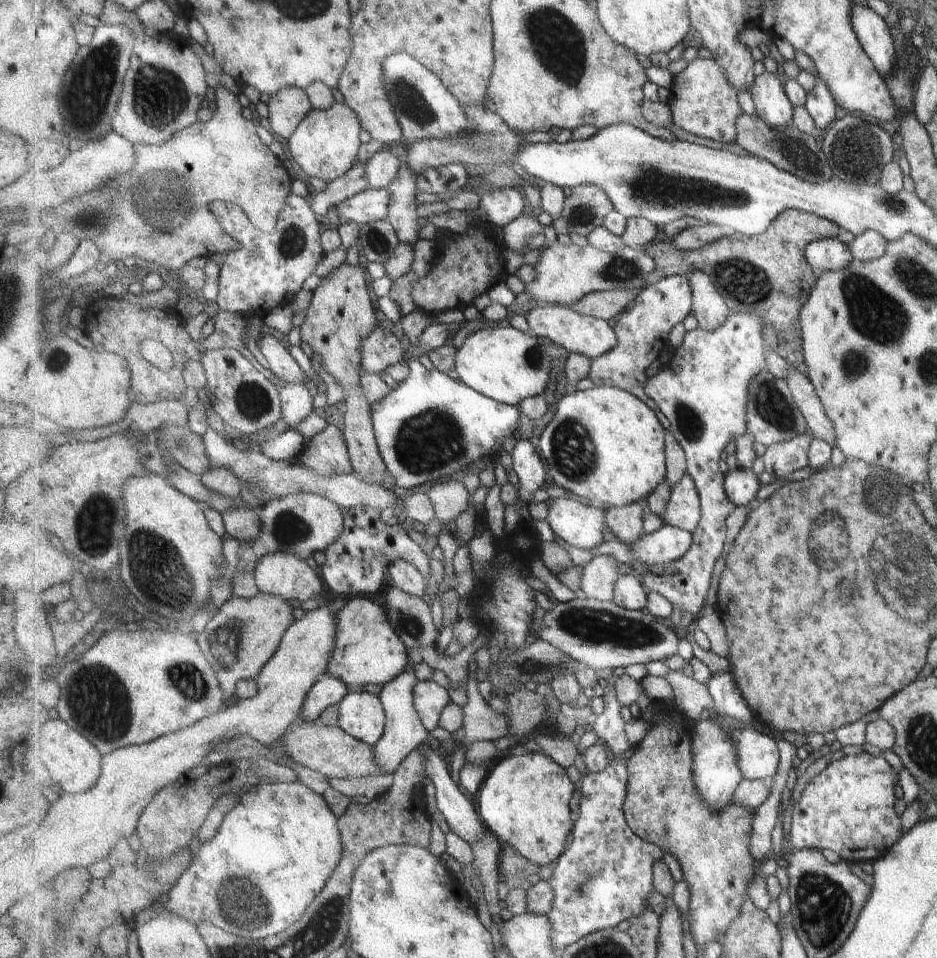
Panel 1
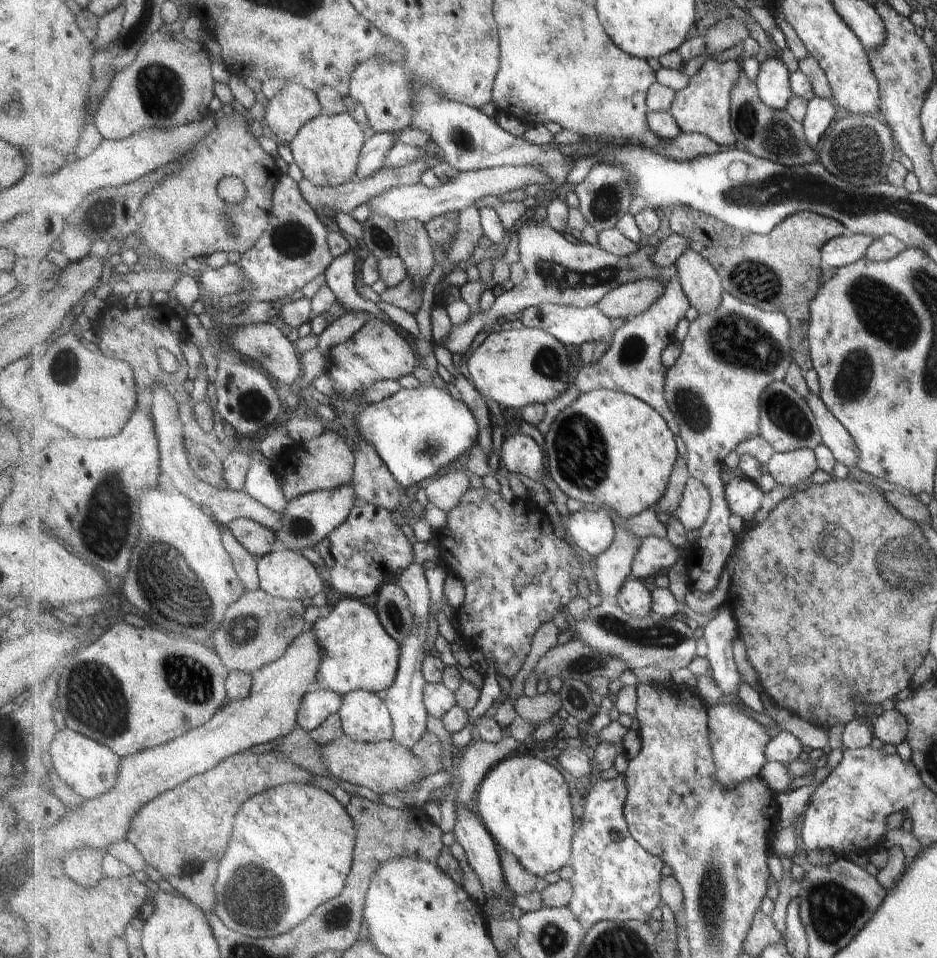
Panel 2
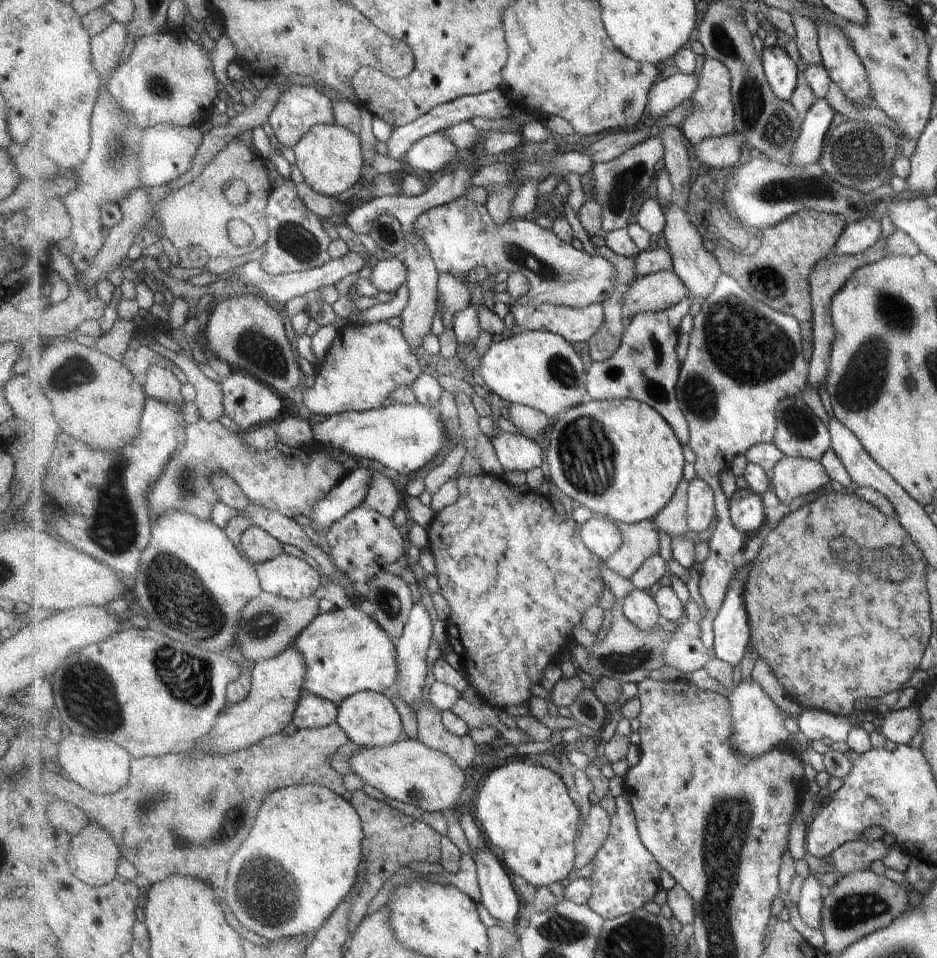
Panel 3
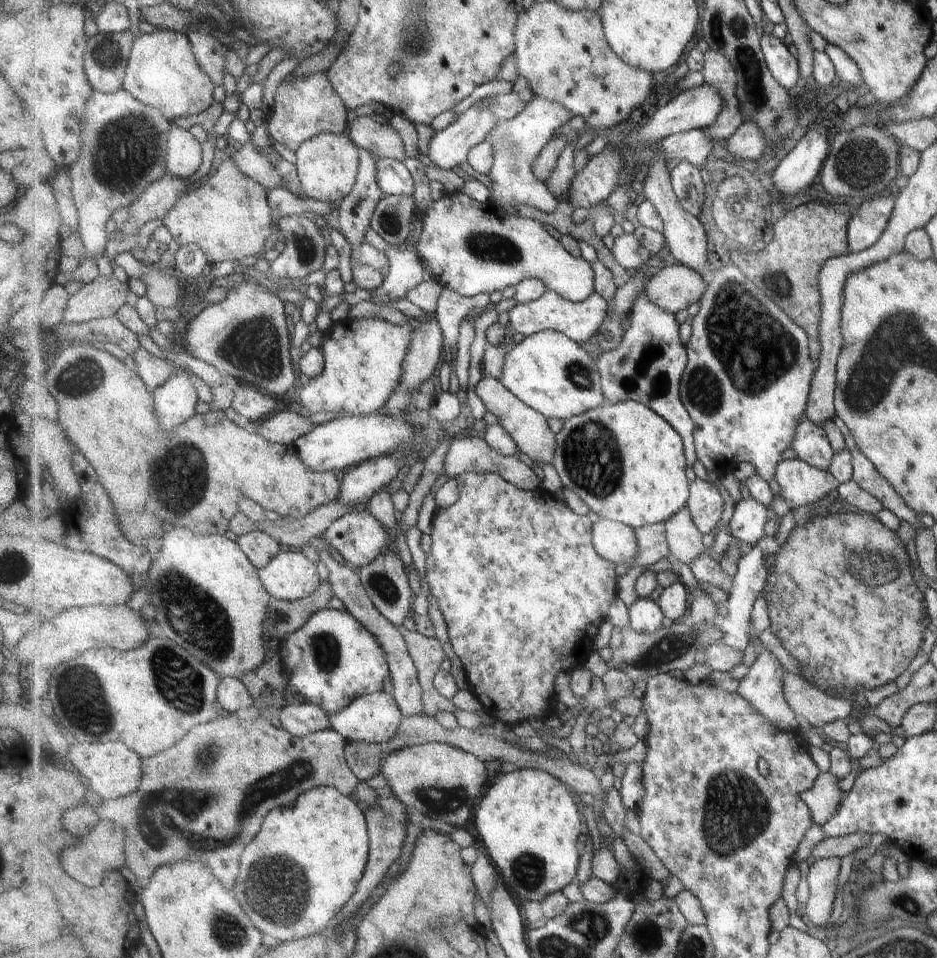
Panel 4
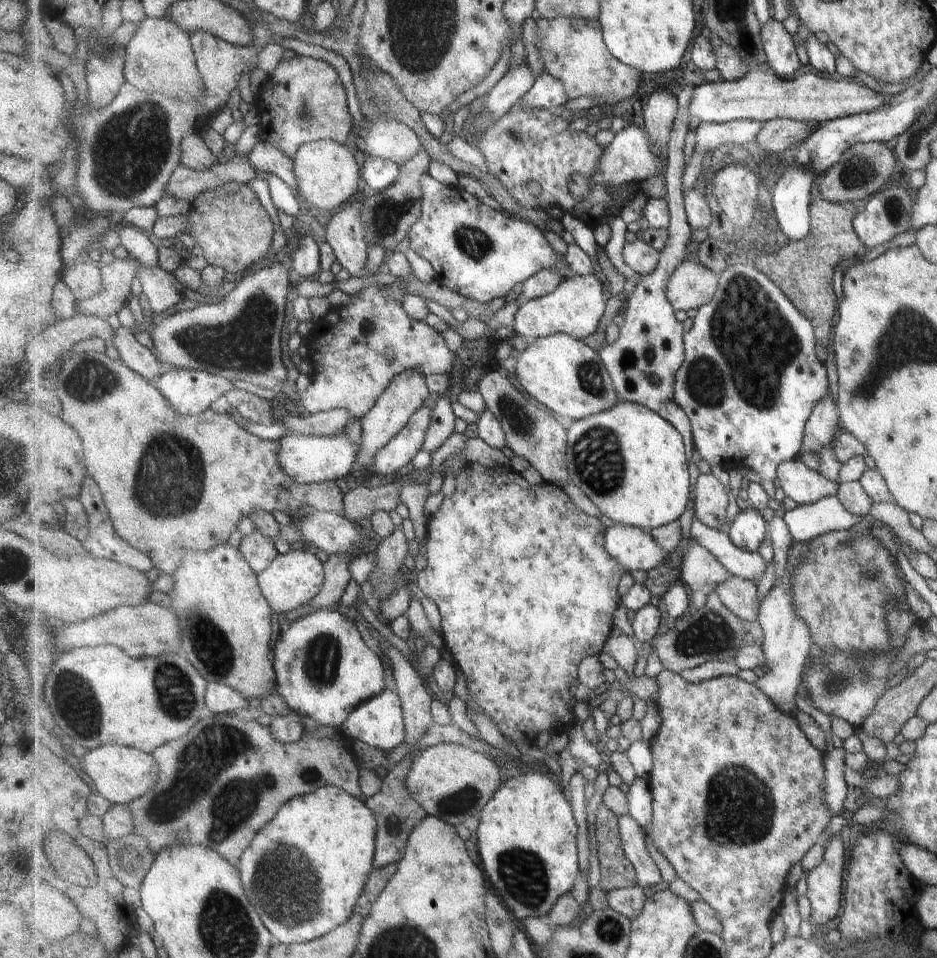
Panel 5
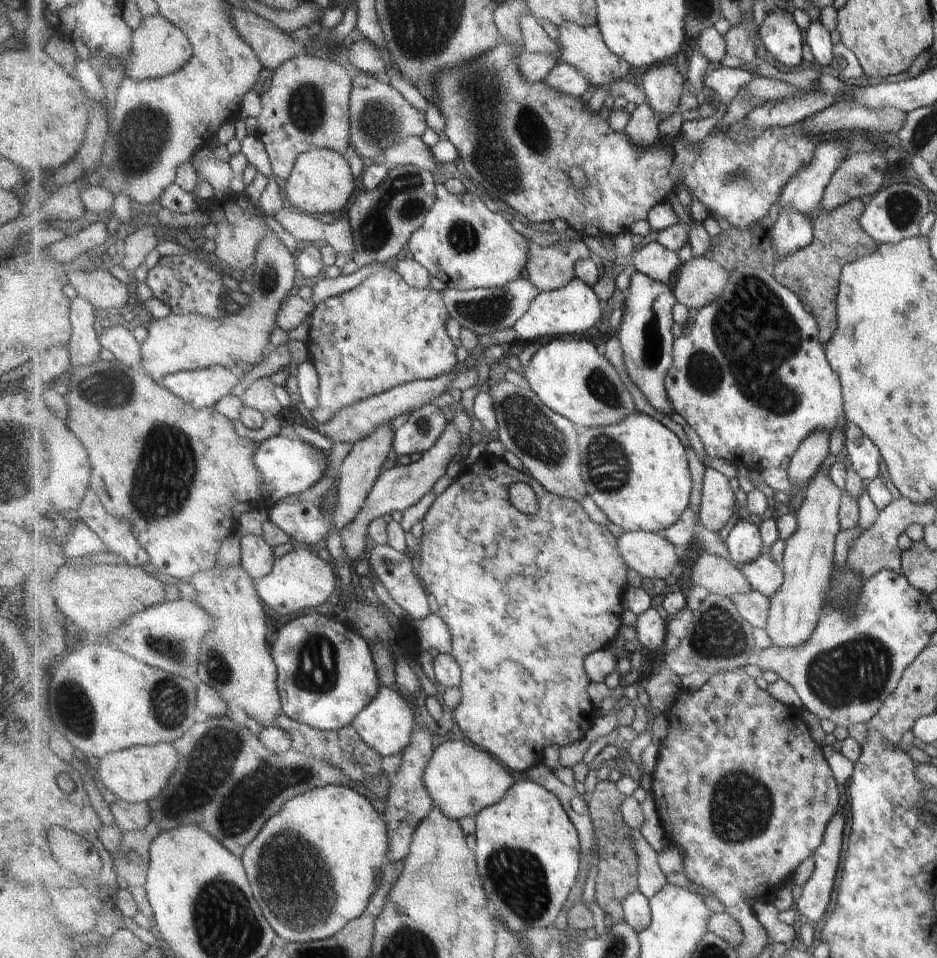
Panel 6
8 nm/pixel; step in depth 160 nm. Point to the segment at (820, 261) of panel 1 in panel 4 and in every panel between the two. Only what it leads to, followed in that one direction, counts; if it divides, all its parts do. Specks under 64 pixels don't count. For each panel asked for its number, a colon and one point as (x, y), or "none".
2: (842, 250)
3: (860, 235)
4: (867, 224)

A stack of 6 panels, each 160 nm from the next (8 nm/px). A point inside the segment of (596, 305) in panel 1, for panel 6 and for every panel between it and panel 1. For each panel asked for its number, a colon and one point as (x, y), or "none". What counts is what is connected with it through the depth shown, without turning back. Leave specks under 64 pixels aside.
2: (632, 299)
3: (659, 291)
4: (675, 287)
5: (692, 286)
6: (701, 281)

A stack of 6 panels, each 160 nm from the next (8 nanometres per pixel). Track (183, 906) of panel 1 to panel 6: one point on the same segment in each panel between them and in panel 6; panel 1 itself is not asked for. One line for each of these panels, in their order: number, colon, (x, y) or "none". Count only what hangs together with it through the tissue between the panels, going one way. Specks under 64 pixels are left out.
2: (292, 851)
3: (303, 859)
4: (307, 863)
5: (305, 871)
6: (319, 861)

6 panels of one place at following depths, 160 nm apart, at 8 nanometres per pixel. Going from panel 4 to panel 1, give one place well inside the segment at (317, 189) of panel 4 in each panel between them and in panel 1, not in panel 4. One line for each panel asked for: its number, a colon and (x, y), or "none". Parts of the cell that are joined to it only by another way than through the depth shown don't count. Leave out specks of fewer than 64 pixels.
1: (326, 145)
2: (327, 150)
3: (331, 158)

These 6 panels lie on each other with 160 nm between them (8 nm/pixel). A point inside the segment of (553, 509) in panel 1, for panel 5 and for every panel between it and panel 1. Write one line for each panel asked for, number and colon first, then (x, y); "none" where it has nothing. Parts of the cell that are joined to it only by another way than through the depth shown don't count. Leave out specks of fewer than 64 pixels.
2: (593, 529)
3: (604, 537)
4: (617, 542)
5: (635, 549)

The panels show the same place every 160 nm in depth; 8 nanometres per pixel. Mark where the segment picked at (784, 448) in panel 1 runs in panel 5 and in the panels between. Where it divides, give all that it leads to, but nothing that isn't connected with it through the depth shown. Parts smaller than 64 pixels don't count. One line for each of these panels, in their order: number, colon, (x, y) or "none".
2: (795, 469)
3: (793, 477)
4: (800, 484)
5: (804, 485)

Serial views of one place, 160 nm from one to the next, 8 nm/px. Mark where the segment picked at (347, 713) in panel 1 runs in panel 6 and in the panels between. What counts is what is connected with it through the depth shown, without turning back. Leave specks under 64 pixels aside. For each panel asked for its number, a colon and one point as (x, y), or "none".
2: (367, 718)
3: (370, 719)
4: (375, 718)
5: (379, 722)
6: (387, 724)

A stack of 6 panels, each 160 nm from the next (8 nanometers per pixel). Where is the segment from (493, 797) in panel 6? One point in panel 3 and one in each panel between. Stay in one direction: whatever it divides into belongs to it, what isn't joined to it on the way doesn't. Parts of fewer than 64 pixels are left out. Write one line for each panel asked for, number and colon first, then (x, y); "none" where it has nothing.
3: (410, 771)
4: (443, 782)
5: (452, 781)

